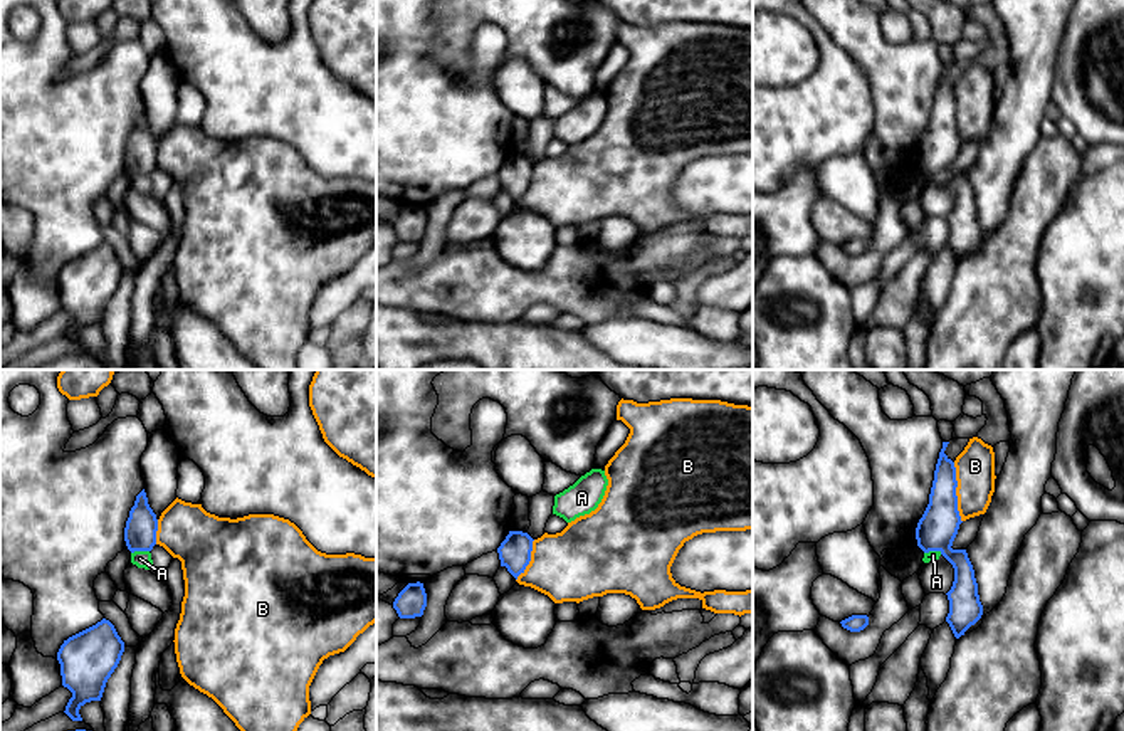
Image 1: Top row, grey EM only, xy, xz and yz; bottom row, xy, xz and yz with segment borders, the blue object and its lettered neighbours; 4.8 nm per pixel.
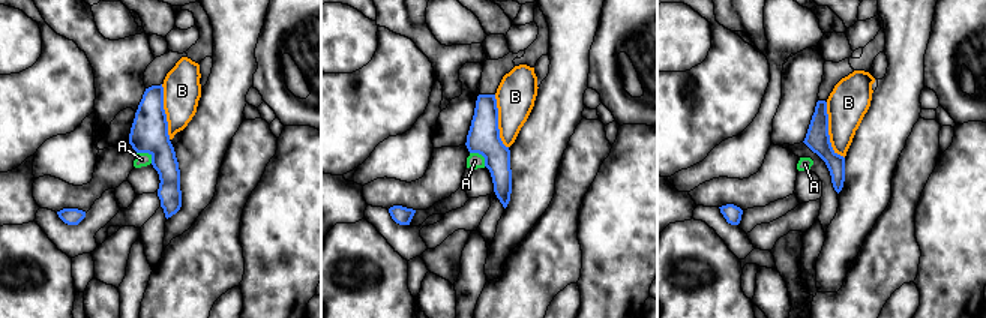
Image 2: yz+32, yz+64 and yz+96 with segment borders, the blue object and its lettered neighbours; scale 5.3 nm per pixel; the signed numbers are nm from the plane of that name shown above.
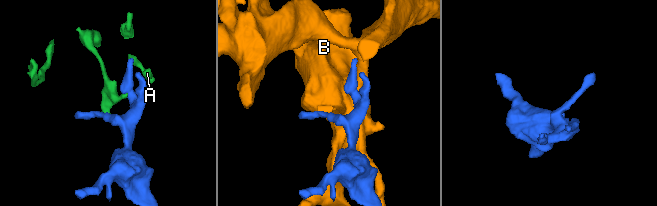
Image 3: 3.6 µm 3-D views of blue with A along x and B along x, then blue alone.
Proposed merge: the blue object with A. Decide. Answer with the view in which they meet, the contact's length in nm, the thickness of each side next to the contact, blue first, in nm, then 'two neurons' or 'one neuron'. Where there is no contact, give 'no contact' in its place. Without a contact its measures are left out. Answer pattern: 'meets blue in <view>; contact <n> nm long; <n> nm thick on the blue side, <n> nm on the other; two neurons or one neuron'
meets blue in xy; contact 90 nm long; 160 nm thick on the blue side, 80 nm on the other; two neurons

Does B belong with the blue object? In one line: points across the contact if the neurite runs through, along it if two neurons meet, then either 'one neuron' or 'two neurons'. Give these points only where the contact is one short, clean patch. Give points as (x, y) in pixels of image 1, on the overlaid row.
two neurons

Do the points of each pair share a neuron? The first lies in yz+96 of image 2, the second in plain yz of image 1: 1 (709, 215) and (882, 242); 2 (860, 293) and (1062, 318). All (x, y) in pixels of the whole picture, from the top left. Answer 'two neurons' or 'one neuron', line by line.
1: one neuron
2: two neurons

